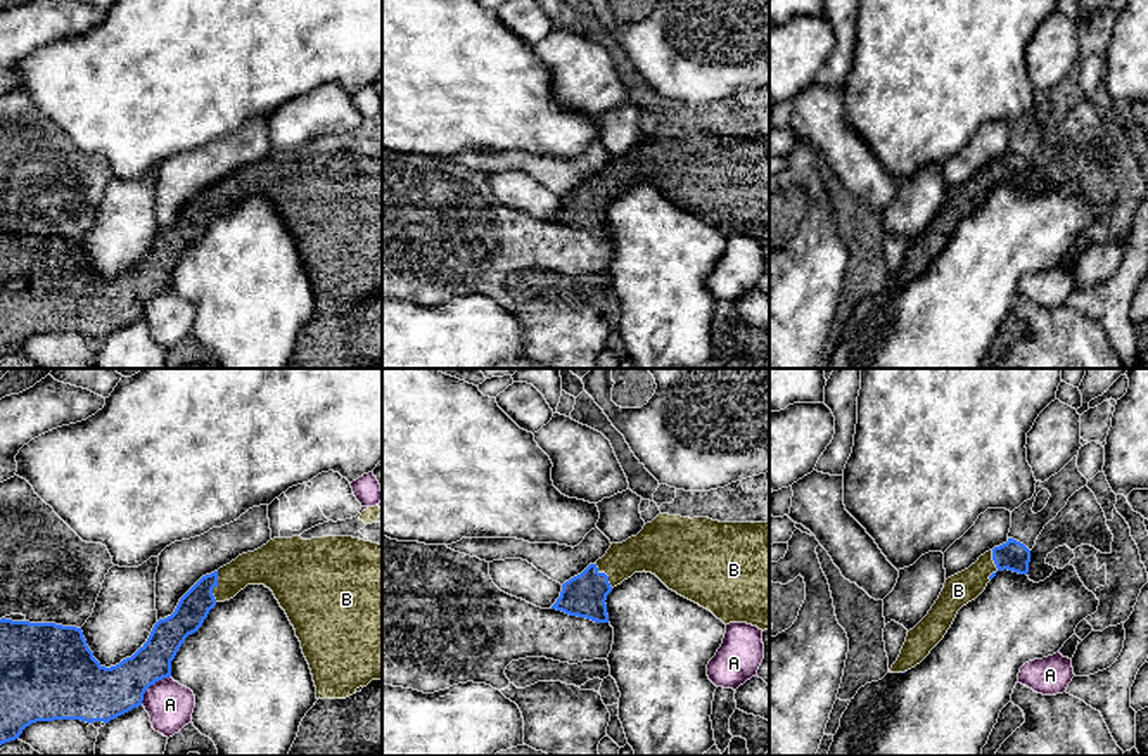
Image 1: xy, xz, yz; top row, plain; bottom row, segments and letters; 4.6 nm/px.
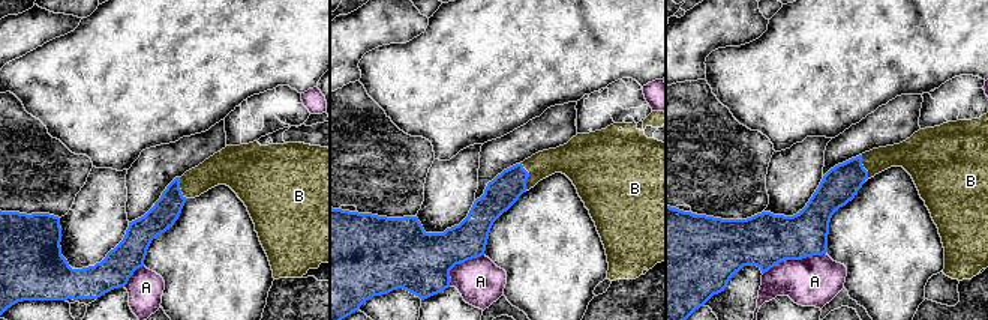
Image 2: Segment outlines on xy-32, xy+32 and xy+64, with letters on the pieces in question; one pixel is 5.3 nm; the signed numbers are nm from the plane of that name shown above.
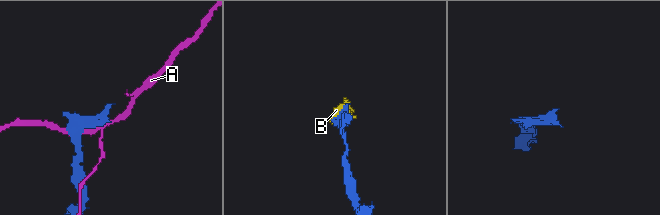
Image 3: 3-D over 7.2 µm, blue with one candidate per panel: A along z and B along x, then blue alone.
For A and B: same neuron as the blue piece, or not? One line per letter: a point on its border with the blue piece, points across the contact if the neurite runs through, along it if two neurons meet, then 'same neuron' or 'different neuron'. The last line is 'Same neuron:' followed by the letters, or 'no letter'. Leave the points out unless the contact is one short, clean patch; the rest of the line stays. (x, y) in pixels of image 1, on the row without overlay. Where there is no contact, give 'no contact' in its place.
A: meets blue in xy at (151, 296); different neuron
B: meets blue in xy at (215, 198); same neuron
Same neuron: B

